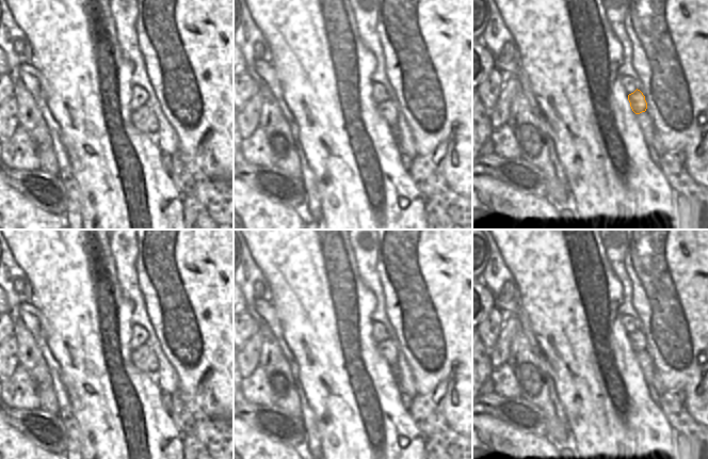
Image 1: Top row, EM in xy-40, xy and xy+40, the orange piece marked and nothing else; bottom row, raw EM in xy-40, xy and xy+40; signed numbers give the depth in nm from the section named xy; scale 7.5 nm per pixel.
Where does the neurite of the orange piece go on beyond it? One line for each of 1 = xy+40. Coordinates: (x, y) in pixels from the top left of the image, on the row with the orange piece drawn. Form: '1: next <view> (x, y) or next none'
1: next none

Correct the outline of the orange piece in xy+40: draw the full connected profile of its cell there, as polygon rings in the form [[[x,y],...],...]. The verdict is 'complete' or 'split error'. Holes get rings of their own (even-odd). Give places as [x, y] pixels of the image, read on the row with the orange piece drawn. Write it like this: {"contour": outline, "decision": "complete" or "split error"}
{"contour": [[[635,90],[633,93],[628,95],[630,107],[635,114],[645,112],[647,109],[647,102],[645,96],[640,90]]], "decision": "complete"}

